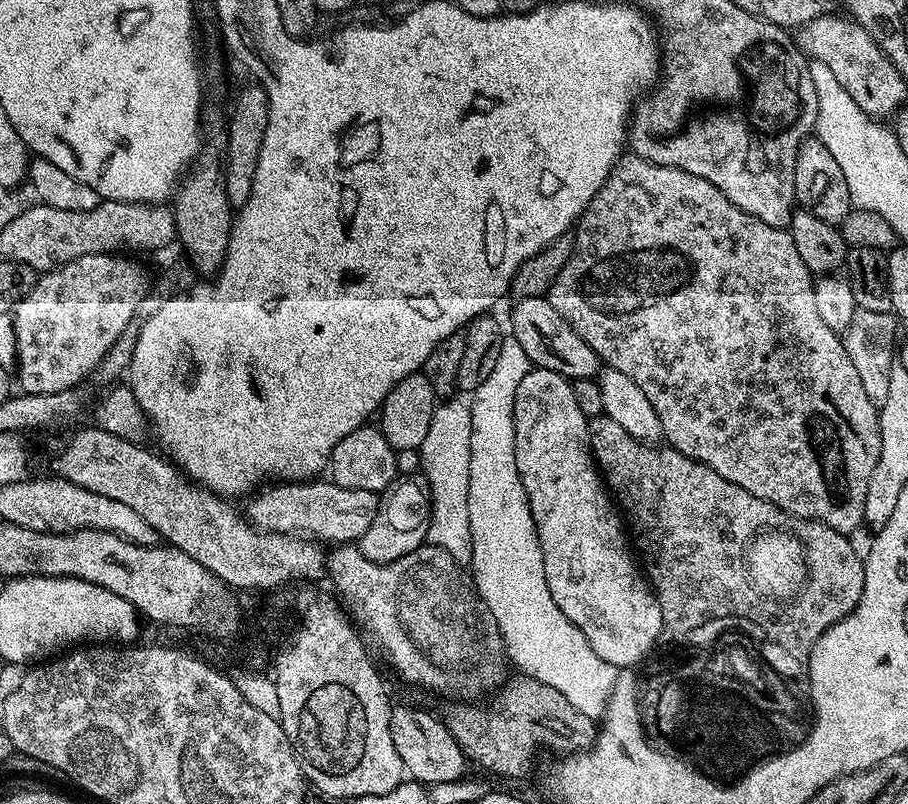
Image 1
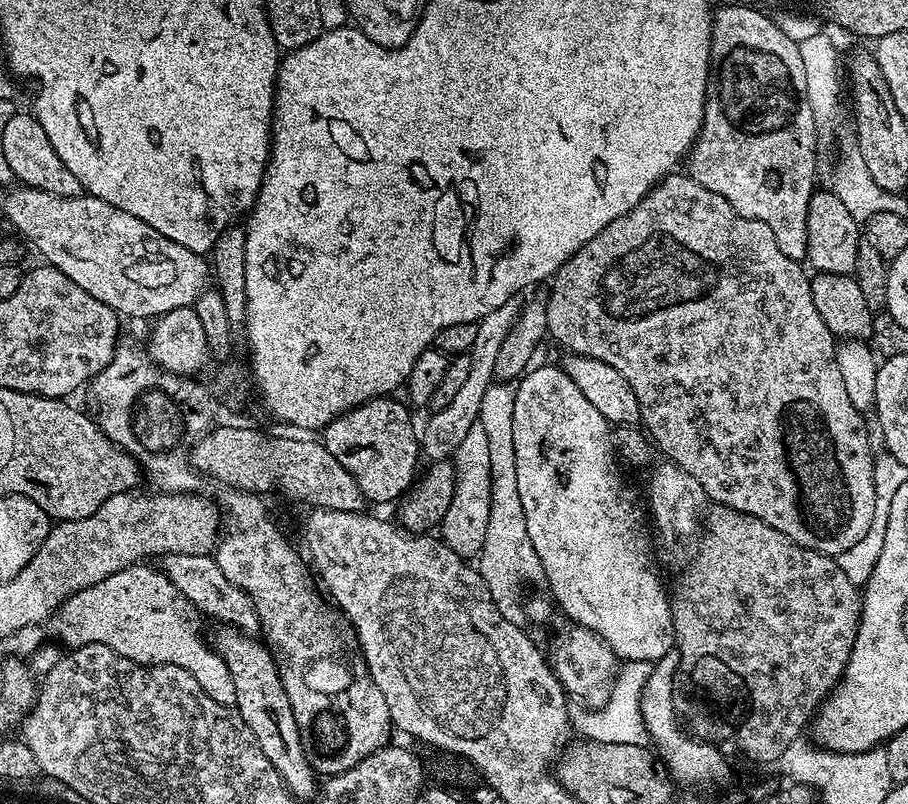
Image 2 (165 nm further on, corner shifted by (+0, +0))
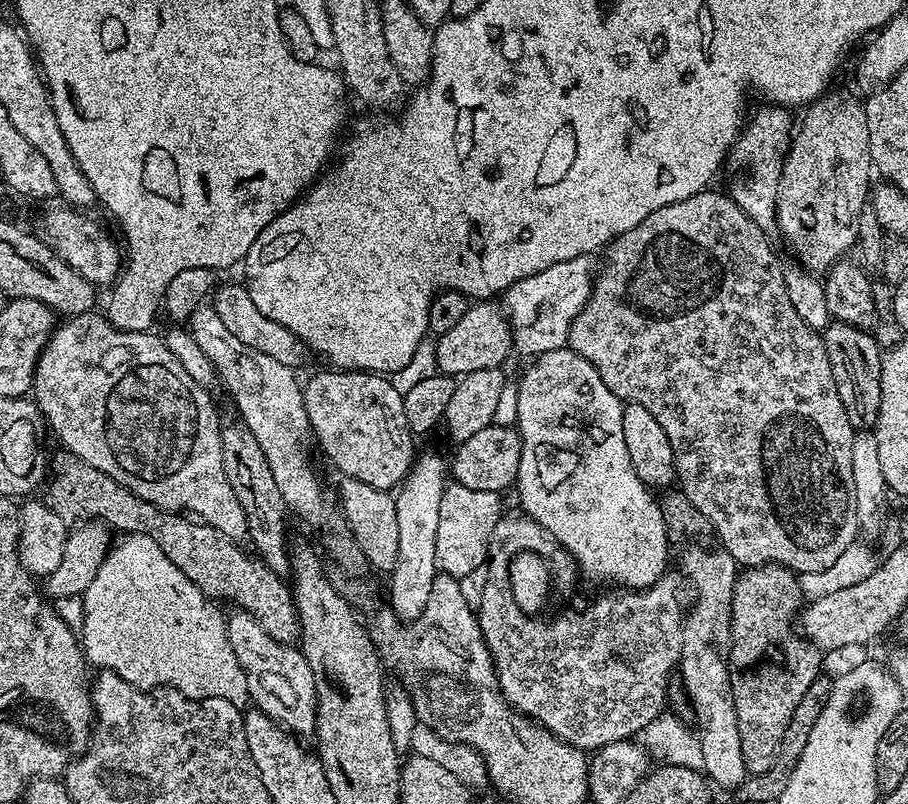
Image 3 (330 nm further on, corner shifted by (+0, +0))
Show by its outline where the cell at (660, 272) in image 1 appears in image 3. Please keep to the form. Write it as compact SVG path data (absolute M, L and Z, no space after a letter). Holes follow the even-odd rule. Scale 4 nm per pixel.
M705 190L694 194L690 198L686 198L682 202L674 202L670 206L662 206L662 210L654 210L654 214L642 218L642 222L638 222L638 226L634 226L634 230L626 230L626 234L616 237L611 244L607 245L608 261L605 264L603 261L602 267L599 269L592 285L591 298L588 299L586 306L578 314L578 318L574 318L574 322L570 326L567 347L577 352L582 358L586 358L586 362L590 362L590 366L594 366L594 370L598 370L602 382L606 382L606 386L618 399L629 404L646 406L646 410L650 410L650 414L654 414L654 418L658 418L659 424L662 425L662 430L666 430L666 438L670 438L670 450L674 450L676 480L678 481L679 491L684 492L686 498L690 498L690 502L694 502L694 506L698 506L698 510L702 510L702 514L708 519L714 536L716 532L717 538L720 539L717 541L736 559L737 565L744 568L763 568L765 564L778 564L780 567L789 568L797 574L808 571L824 571L841 557L842 552L848 546L858 540L856 532L858 533L860 522L859 518L856 517L853 467L851 465L851 446L854 429L850 426L850 418L846 414L846 406L842 406L842 398L838 398L838 386L834 382L834 374L830 370L830 358L826 358L826 346L821 333L815 328L806 326L806 322L802 322L802 318L798 318L798 310L794 310L794 302L790 302L790 294L786 294L785 269L783 267L780 268L780 260L776 257L776 252L772 249L771 242L768 241L771 239L732 201L731 195L725 194L723 196L720 192L712 191Z

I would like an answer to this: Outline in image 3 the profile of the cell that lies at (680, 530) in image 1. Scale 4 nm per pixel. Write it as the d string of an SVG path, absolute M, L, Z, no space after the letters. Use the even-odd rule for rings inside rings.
M765 564L763 568L744 568L736 577L732 594L730 647L726 655L729 662L728 682L732 690L734 710L738 714L738 738L742 738L742 758L750 776L766 774L766 770L770 770L782 742L782 733L786 731L798 702L802 702L806 690L810 690L810 686L822 674L821 649L794 631L794 621L802 608L802 593L797 577L797 573L778 564Z

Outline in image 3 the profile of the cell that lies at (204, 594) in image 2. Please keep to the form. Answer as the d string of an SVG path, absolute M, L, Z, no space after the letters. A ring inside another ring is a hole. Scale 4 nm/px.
M239 610L233 613L226 620L228 637L234 658L238 658L238 666L246 674L251 703L293 737L311 737L316 731L316 687L310 662L306 662L299 647L270 638L250 613Z

